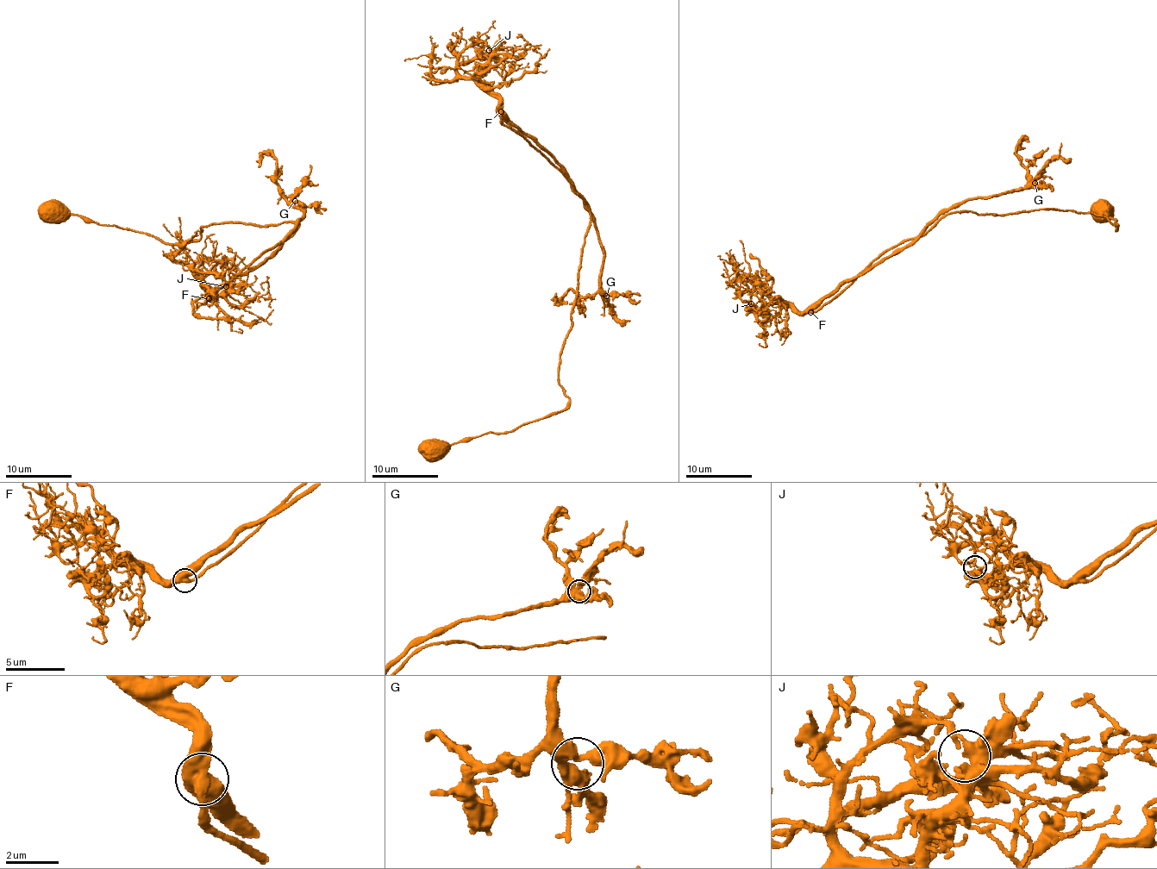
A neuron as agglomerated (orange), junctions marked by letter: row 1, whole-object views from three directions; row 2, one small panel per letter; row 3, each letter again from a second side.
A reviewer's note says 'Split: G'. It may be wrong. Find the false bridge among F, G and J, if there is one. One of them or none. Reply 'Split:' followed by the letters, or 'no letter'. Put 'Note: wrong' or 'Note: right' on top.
Note: wrong
Split: no letter

